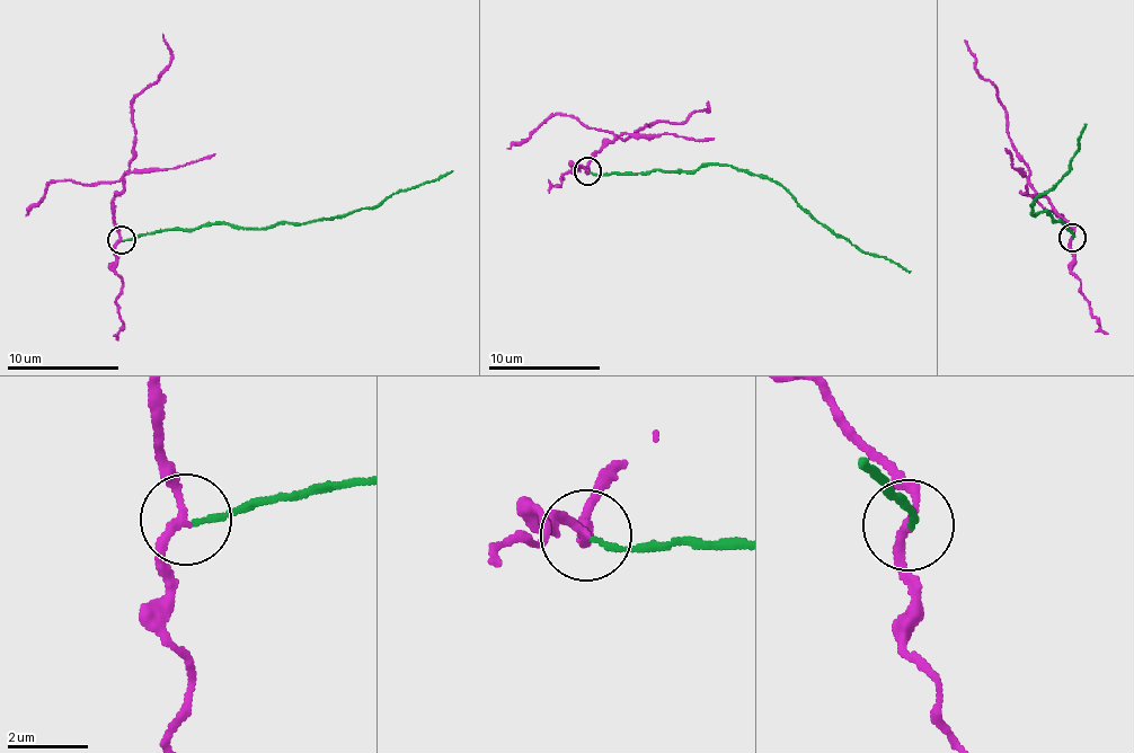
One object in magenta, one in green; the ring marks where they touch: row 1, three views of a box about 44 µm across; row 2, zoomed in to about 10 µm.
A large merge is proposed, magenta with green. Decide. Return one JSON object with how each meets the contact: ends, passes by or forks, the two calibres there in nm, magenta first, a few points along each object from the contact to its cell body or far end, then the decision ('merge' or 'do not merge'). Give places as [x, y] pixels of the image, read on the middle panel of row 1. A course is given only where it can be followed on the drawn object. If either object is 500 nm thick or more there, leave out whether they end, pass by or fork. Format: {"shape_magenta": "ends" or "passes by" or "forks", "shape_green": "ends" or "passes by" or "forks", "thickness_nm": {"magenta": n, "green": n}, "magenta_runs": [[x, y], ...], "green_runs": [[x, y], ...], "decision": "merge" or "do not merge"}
{"shape_magenta": "passes by", "shape_green": "ends", "thickness_nm": {"magenta": 180, "green": 120}, "magenta_runs": [[587, 171], [594, 154], [619, 136], [625, 141], [658, 121], [682, 122], [709, 111], [707, 102]], "green_runs": [[590, 171], [688, 170], [731, 165], [767, 175], [855, 246], [910, 272]], "decision": "do not merge"}

